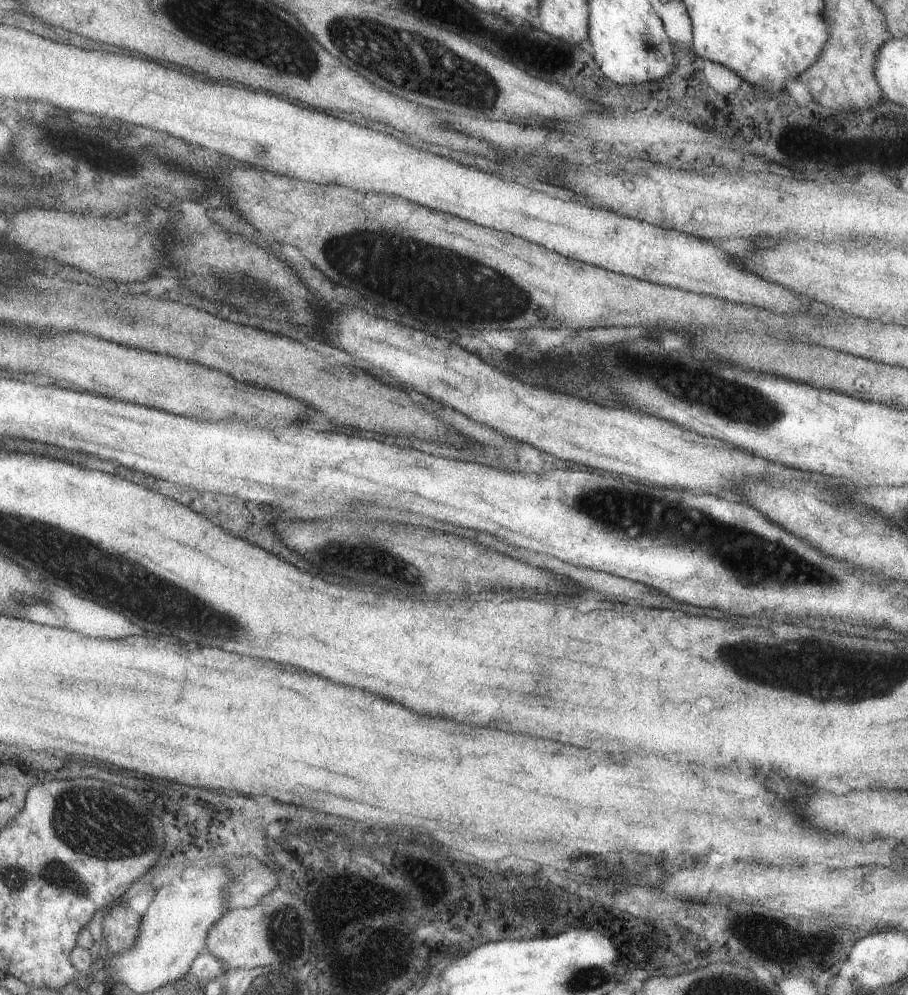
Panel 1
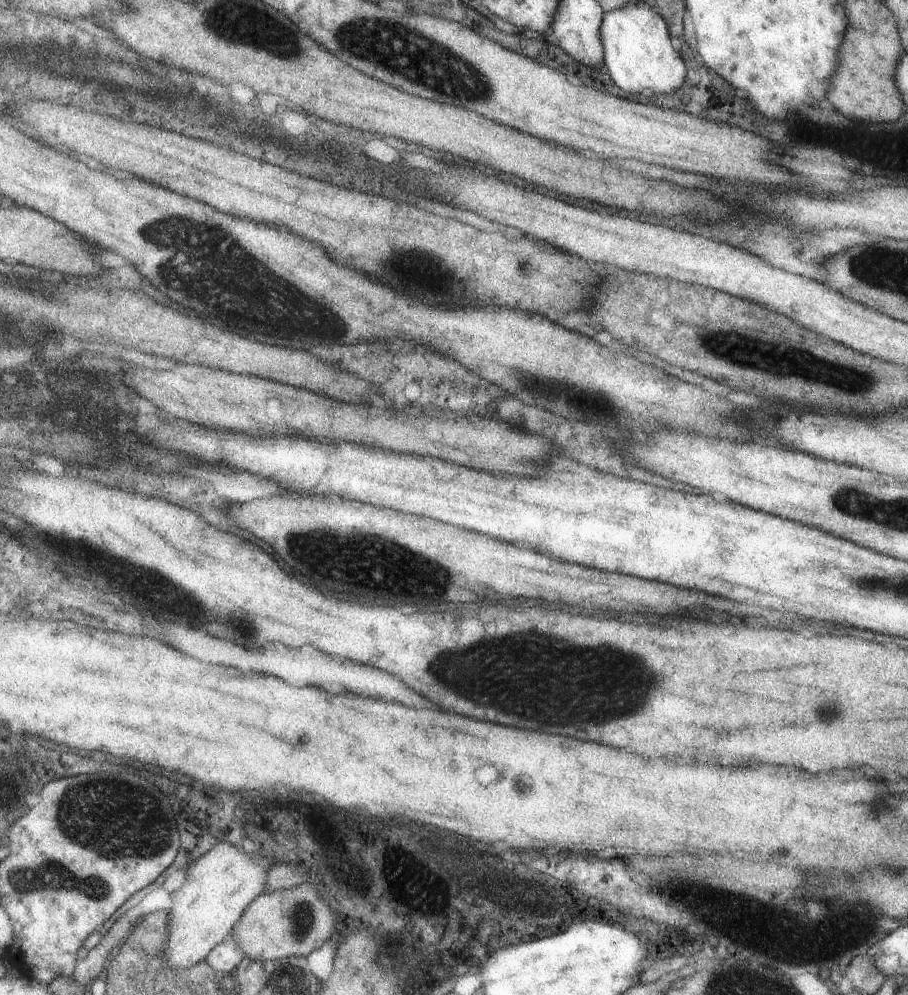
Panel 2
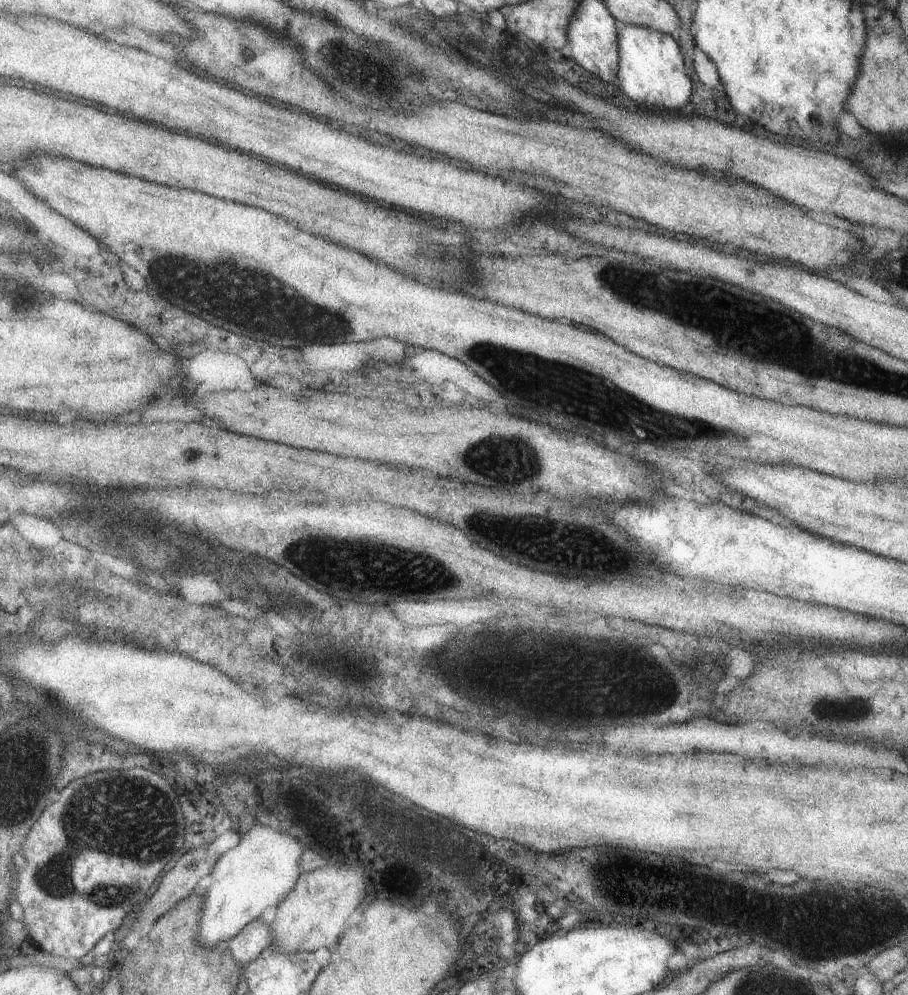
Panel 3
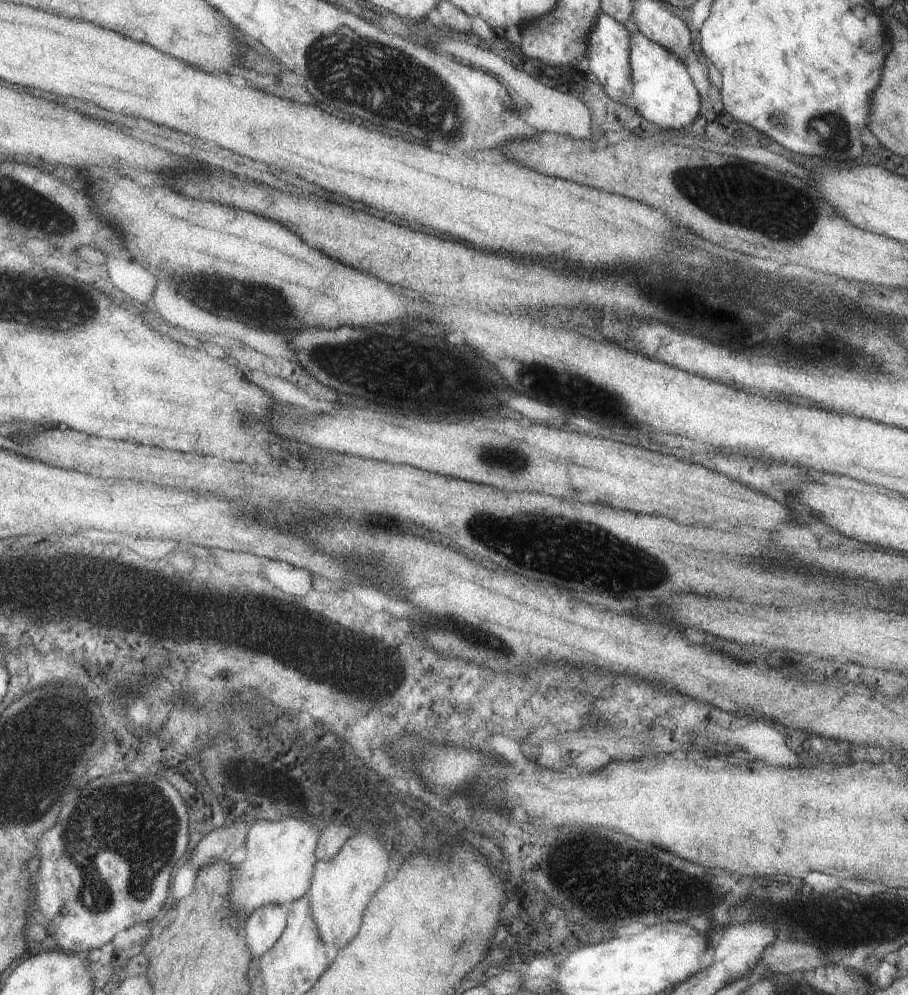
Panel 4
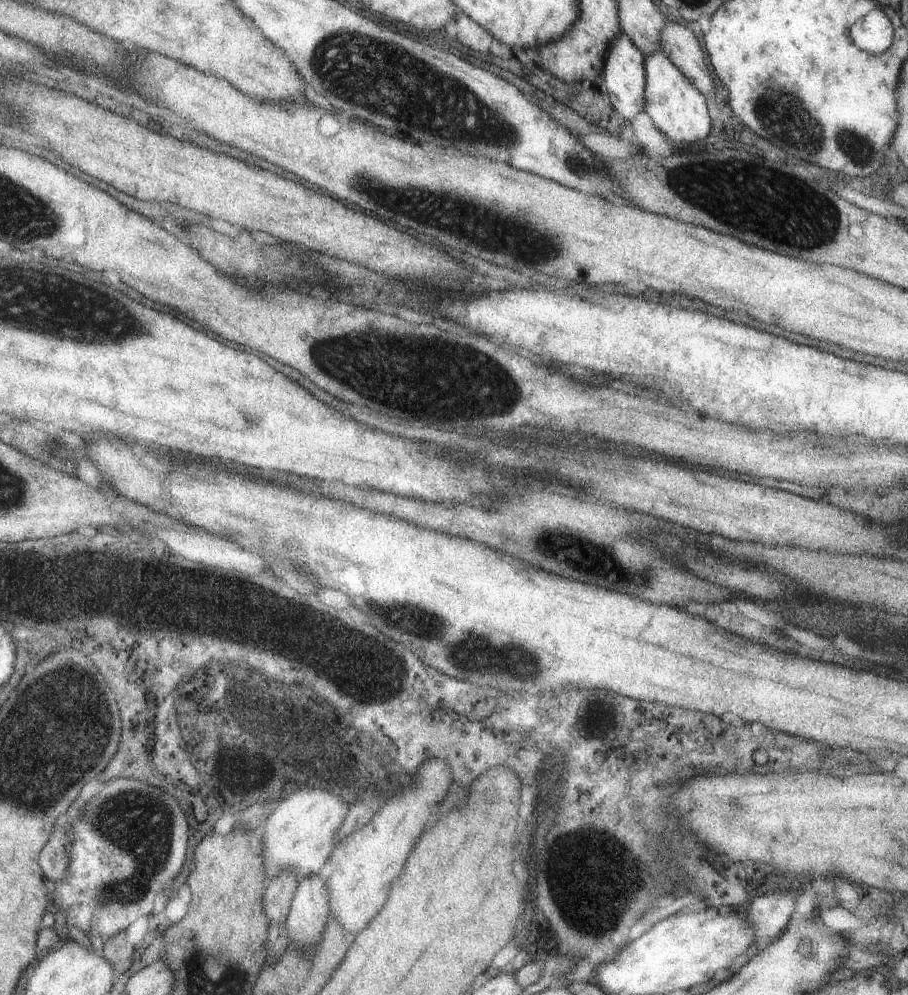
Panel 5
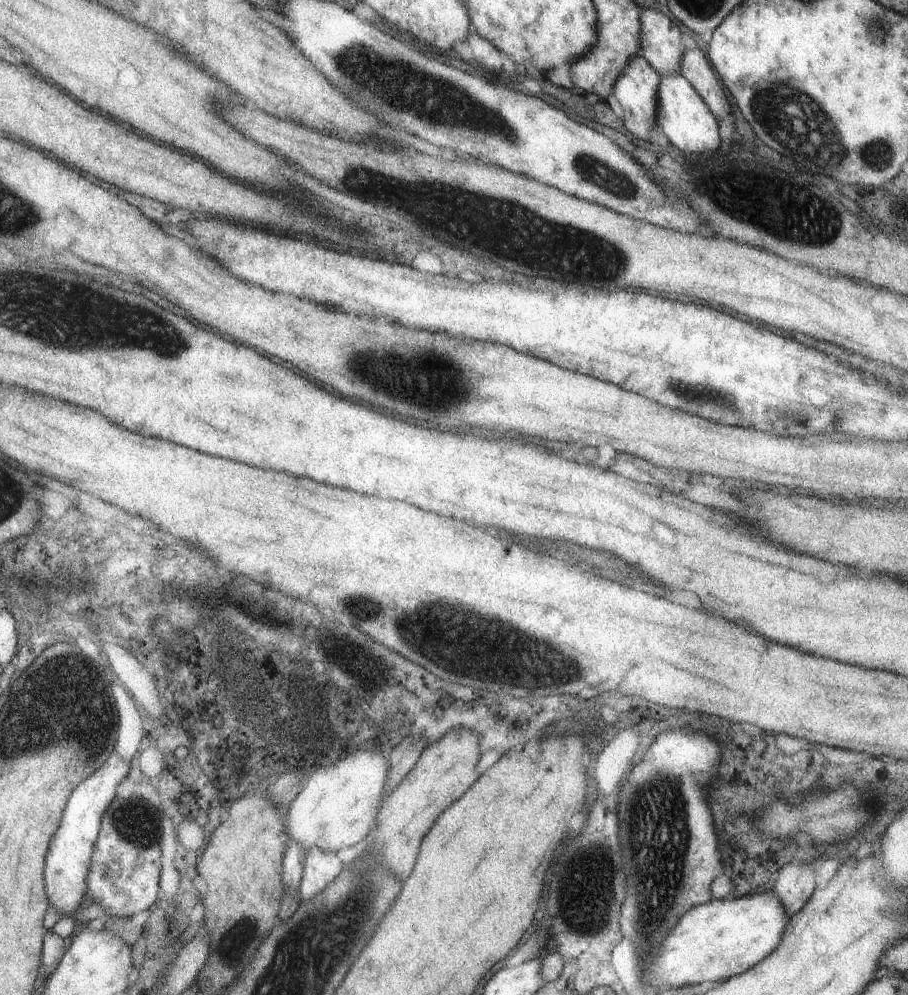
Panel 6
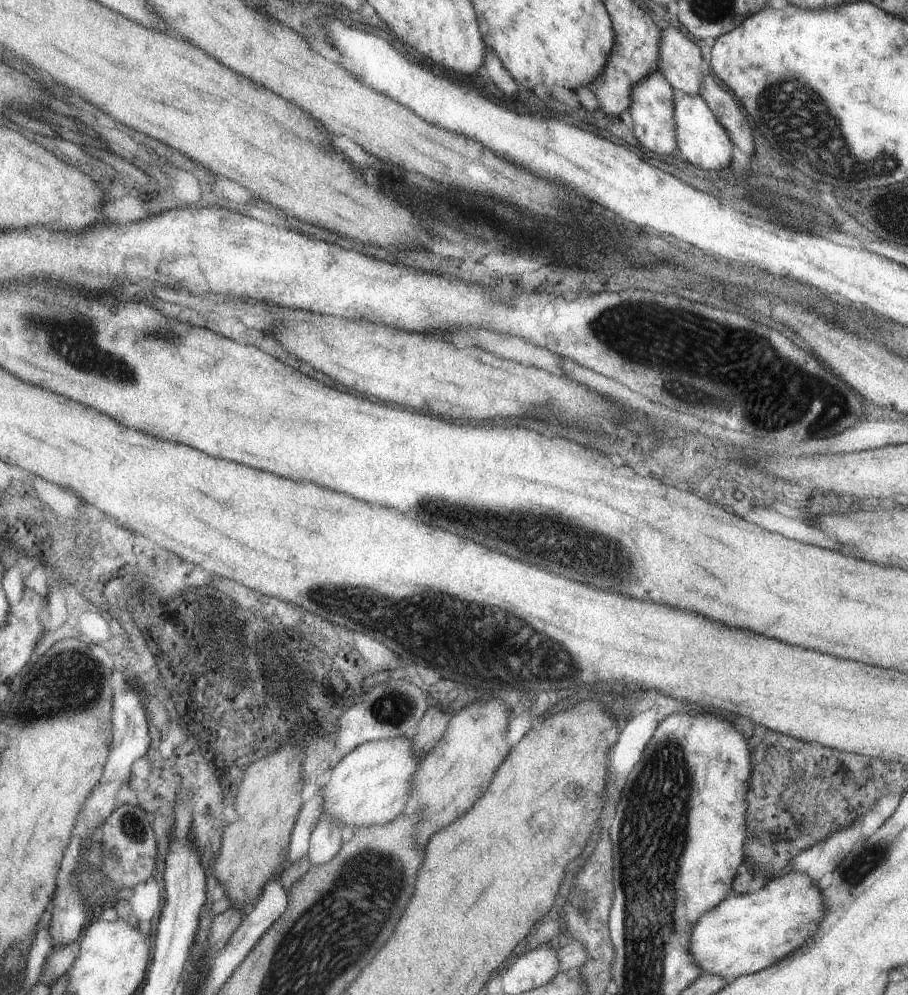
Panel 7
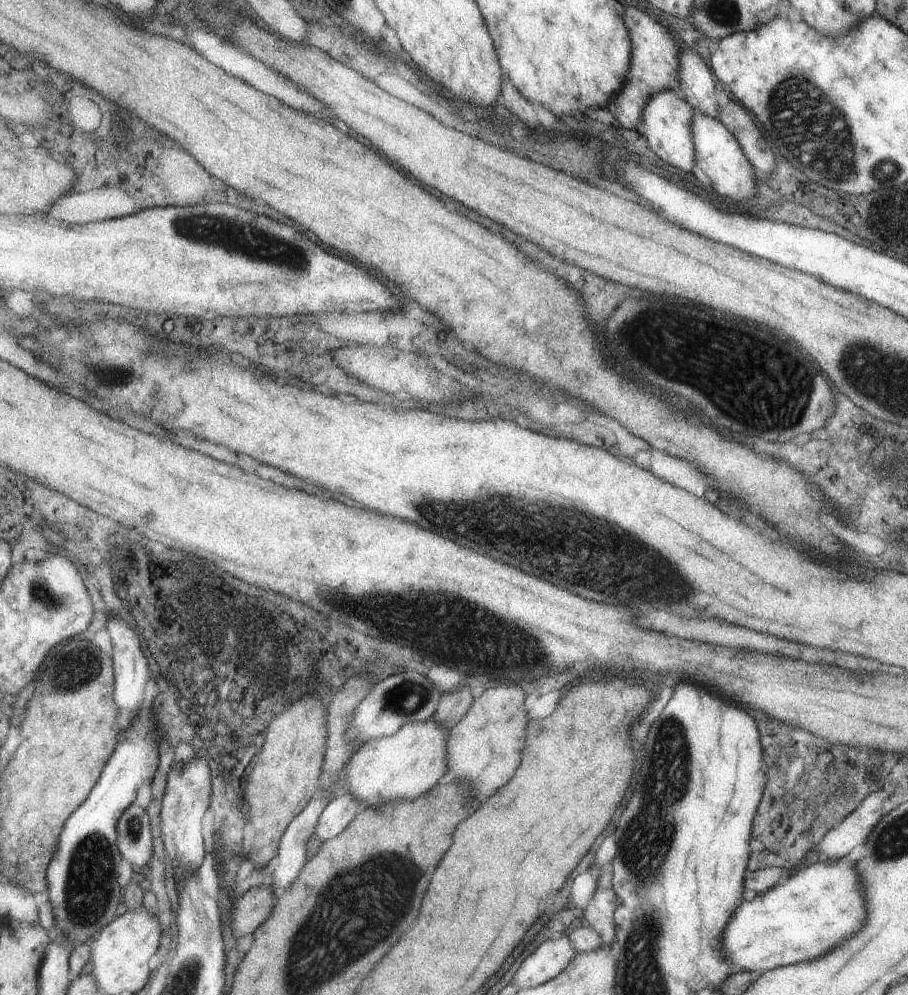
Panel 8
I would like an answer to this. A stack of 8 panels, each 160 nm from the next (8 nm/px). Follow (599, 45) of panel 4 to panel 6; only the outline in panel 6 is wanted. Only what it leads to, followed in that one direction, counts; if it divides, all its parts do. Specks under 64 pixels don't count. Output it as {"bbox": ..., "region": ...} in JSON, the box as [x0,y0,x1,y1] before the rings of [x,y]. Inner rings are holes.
{"bbox":[612,56,661,146],"region":[[[635,56],[628,60],[627,66],[619,75],[612,88],[612,94],[623,111],[622,121],[625,128],[632,134],[634,141],[649,146],[647,139],[657,129],[656,112],[658,107],[656,90],[661,80],[661,75],[649,66],[649,63],[641,56]]]}

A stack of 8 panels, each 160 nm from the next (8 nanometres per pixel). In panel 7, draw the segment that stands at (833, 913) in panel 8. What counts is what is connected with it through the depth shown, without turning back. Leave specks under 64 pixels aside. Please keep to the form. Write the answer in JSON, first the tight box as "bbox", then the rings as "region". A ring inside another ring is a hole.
{"bbox":[688,871,824,978],"region":[[[799,871],[768,878],[755,892],[731,894],[704,912],[692,926],[688,947],[699,968],[723,978],[750,975],[770,967],[806,943],[824,917],[822,892]]]}

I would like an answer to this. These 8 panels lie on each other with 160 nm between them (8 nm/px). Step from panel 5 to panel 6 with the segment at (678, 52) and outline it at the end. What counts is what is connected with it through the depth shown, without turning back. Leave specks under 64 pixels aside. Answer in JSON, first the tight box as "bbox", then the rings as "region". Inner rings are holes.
{"bbox":[679,47,733,123],"region":[[[696,47],[686,50],[680,60],[679,73],[693,86],[719,123],[733,123],[723,86],[717,80],[713,67]]]}

